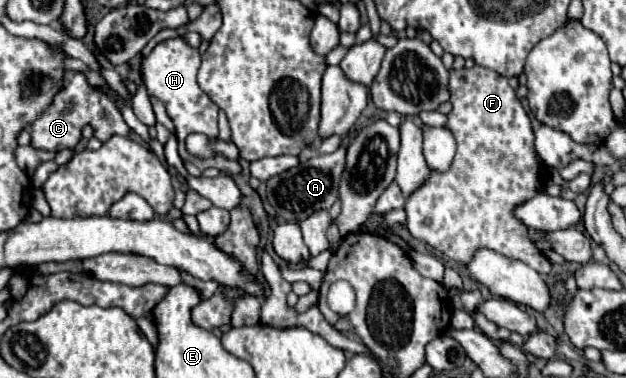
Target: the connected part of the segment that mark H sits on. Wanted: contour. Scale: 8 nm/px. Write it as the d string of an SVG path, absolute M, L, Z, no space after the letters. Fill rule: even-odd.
M182 37L170 39L170 41L164 41L164 43L156 45L154 51L148 57L144 57L142 65L140 65L142 83L144 83L146 91L148 91L148 95L156 97L166 107L168 117L174 121L174 133L178 137L178 151L180 151L182 161L190 161L202 171L208 169L208 167L216 167L222 173L240 175L242 167L240 167L238 161L230 161L230 159L224 159L224 157L214 157L214 159L208 159L208 161L200 161L196 157L190 157L184 151L184 139L186 139L186 135L190 135L194 131L196 133L206 133L208 137L216 137L218 135L218 123L216 123L218 121L218 107L200 89L200 85L196 81L198 69L200 69L200 53L196 49L192 49L190 45L186 45Z

